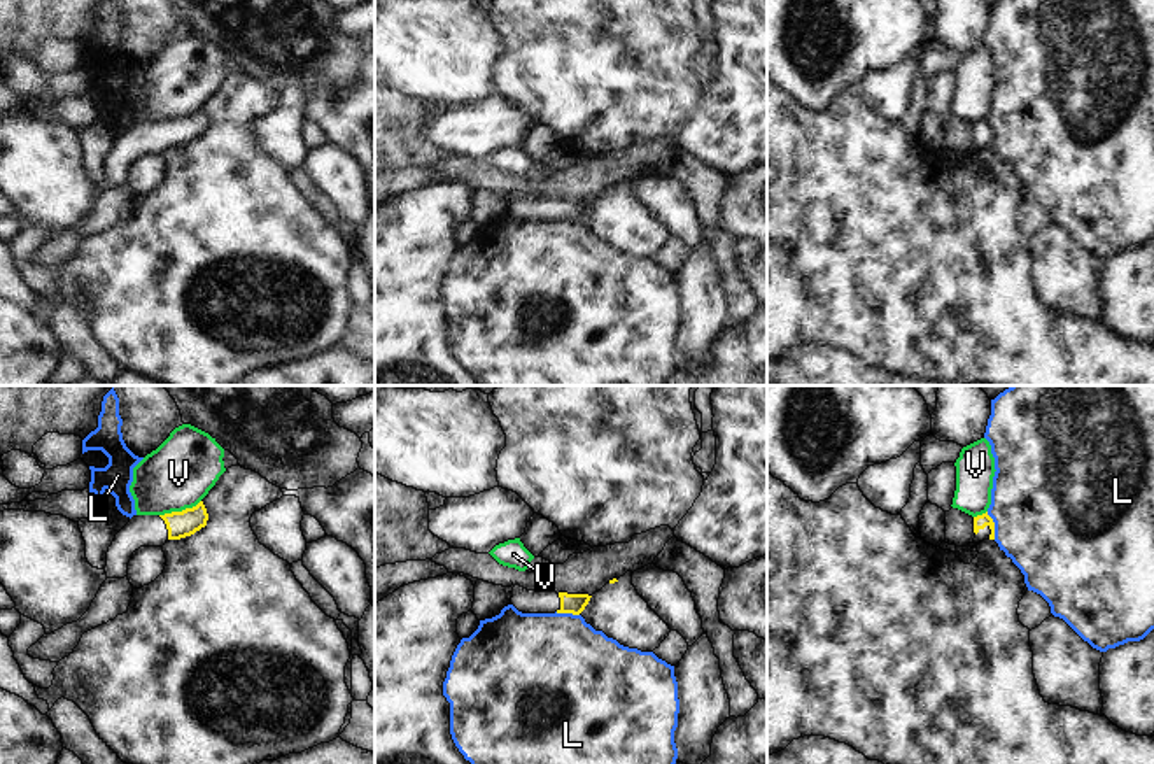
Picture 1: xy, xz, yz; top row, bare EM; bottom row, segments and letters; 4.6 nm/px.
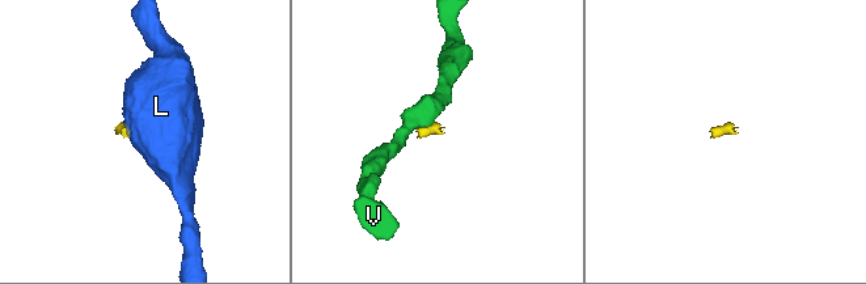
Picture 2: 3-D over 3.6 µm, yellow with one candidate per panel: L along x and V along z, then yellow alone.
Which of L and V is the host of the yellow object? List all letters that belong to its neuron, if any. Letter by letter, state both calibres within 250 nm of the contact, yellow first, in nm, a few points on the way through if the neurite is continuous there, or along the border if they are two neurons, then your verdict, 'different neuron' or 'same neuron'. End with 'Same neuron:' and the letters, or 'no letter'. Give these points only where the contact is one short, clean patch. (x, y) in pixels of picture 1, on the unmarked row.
L: 60/480 nm | along yz (986, 120), (993, 130), (995, 146) | different neuron
V: 120/320 nm | along xy (200, 107), (191, 114), (160, 123) | different neuron
Same neuron: no letter

